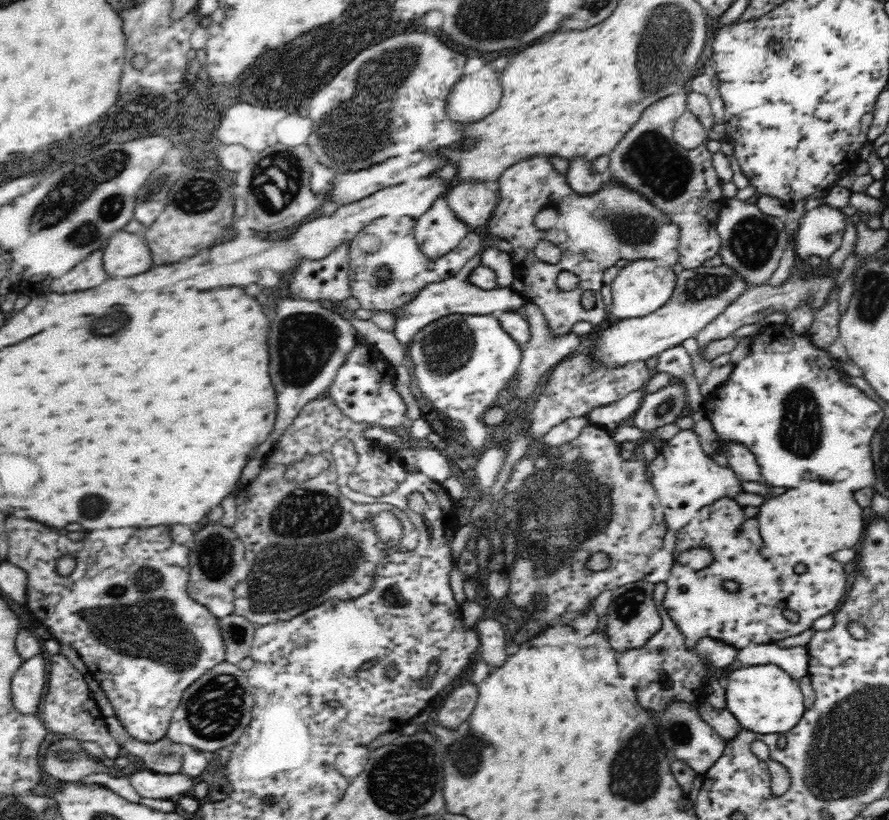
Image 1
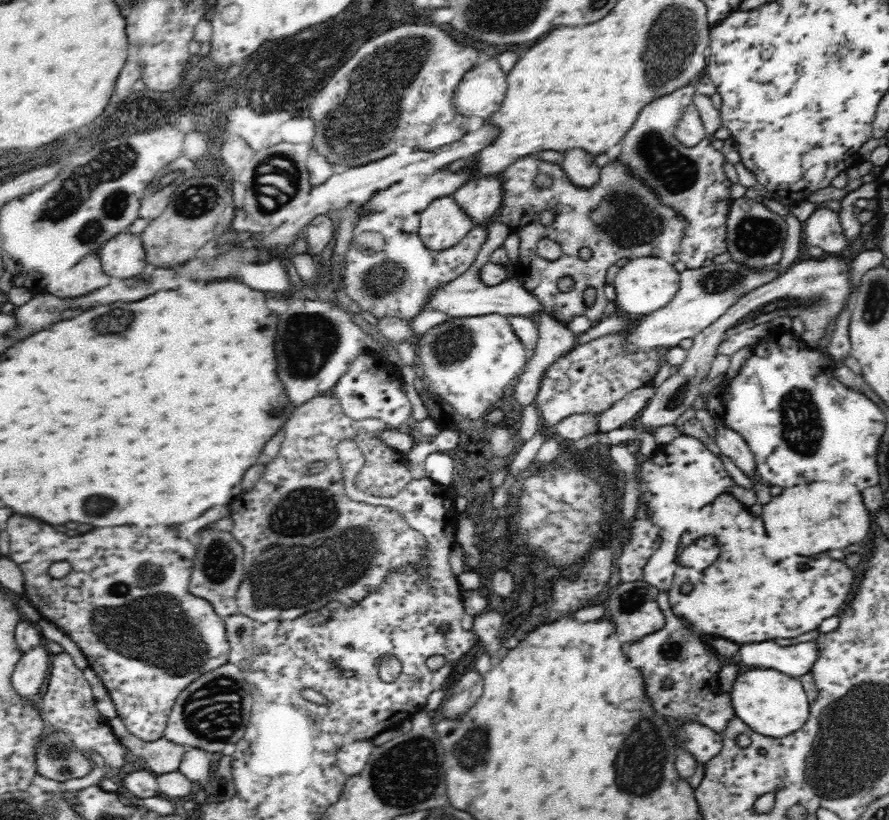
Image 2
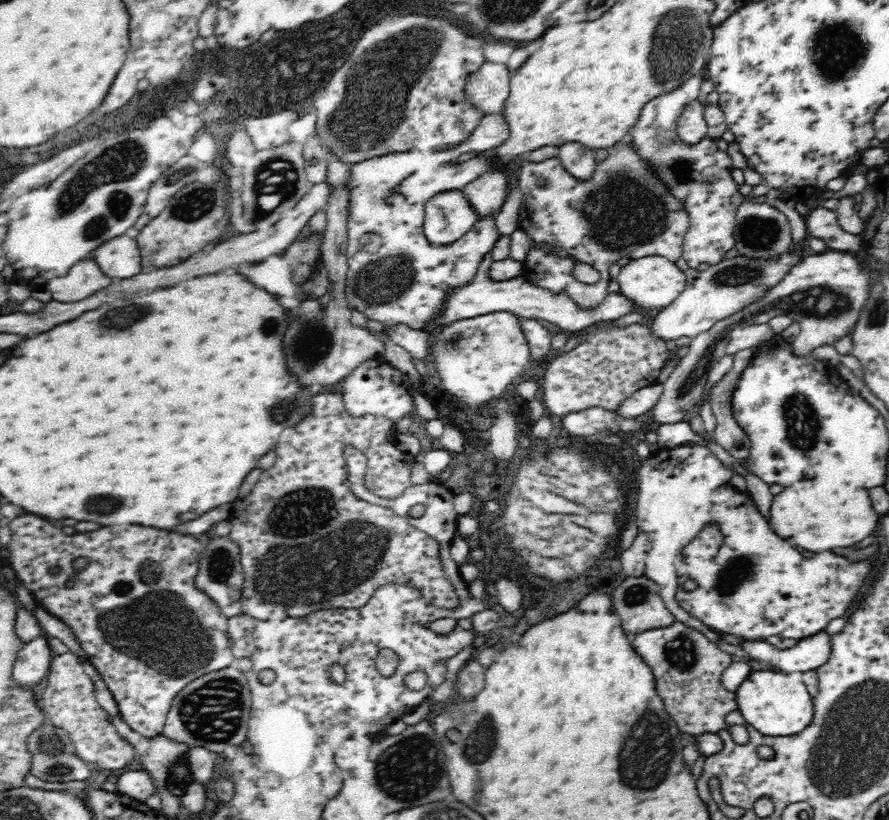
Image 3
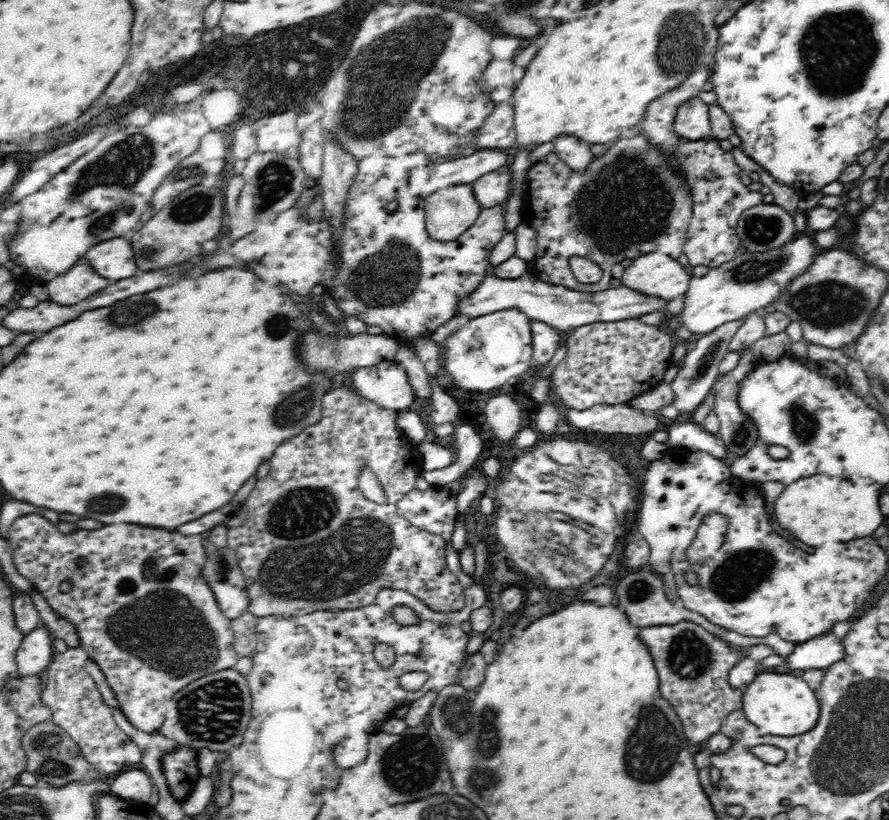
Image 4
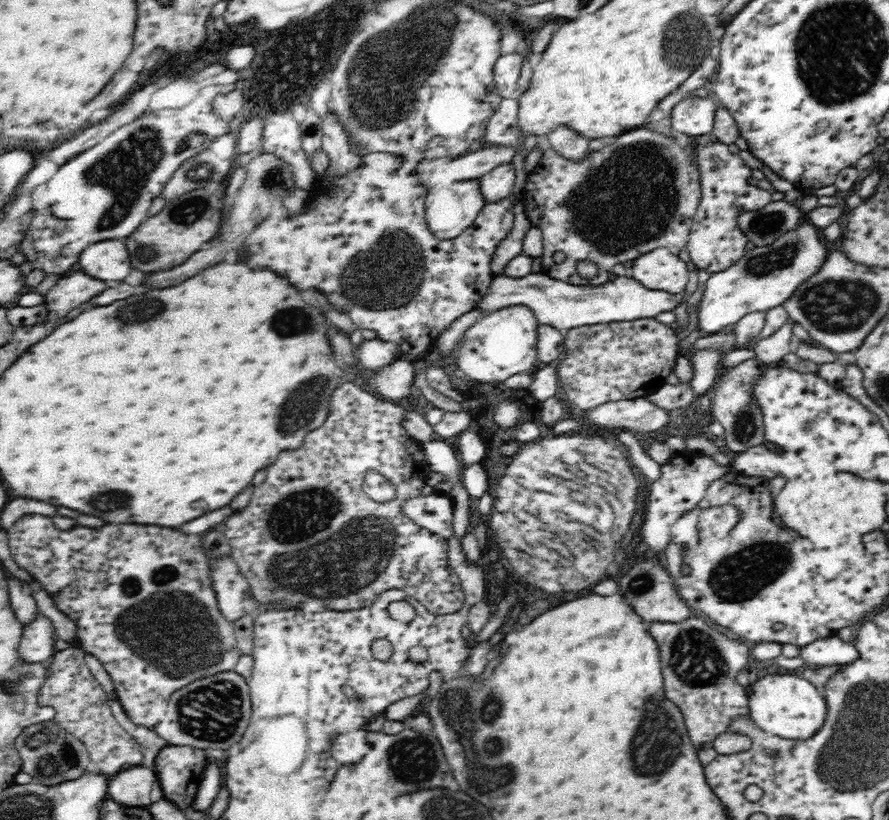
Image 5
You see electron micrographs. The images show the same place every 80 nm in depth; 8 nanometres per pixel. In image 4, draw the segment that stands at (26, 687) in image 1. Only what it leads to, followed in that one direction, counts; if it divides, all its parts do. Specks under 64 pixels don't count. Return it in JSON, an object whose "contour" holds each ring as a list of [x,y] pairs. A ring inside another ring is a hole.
{"contour":[[[42,622],[36,630],[24,635],[24,642],[16,654],[16,664],[20,664],[20,672],[24,672],[22,676],[39,675],[46,670],[56,653],[53,641]]]}

